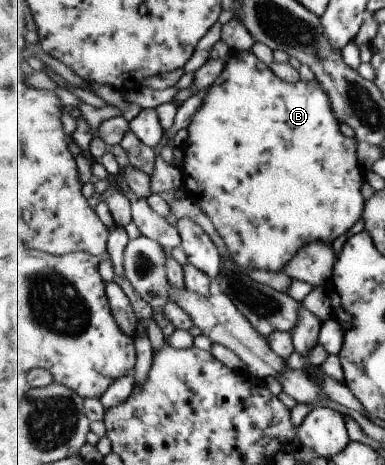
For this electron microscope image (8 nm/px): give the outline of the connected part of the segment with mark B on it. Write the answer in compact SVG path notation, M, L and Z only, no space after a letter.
M253 51L234 52L230 57L228 65L218 81L210 87L209 93L203 99L201 107L193 115L191 123L187 128L188 137L183 147L183 163L181 166L184 174L184 188L186 197L190 198L213 223L219 236L225 241L230 252L230 260L243 271L272 270L282 272L287 263L294 259L299 251L307 245L324 242L334 244L334 242L346 235L347 231L362 219L366 211L366 201L361 193L364 182L364 169L359 160L358 143L355 138L347 138L342 133L342 123L335 116L334 108L331 106L330 96L319 80L313 83L309 81L299 81L290 83L280 79L261 59L254 55Z

